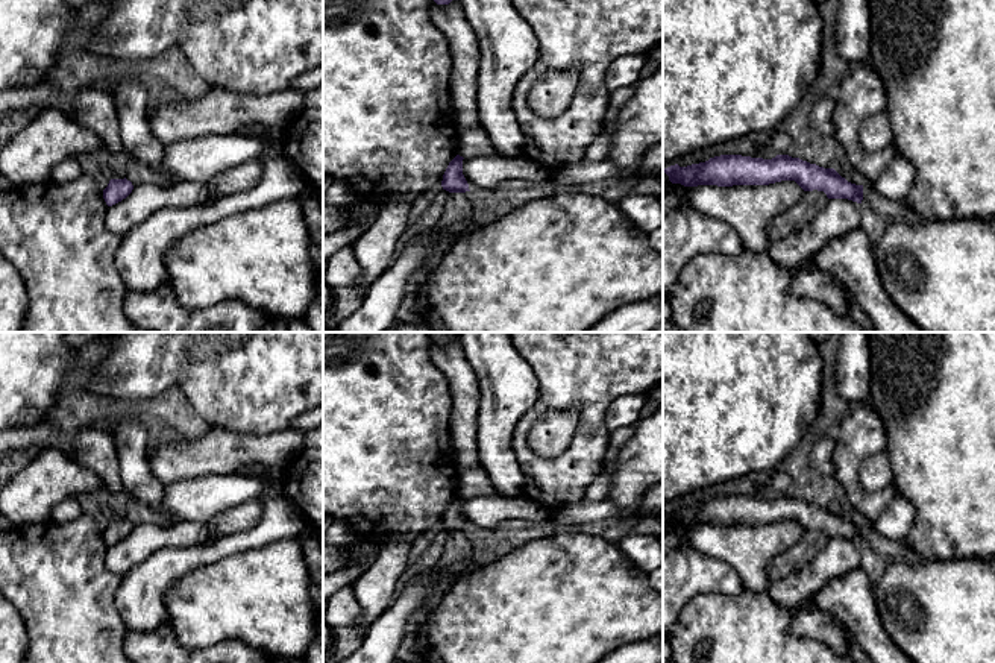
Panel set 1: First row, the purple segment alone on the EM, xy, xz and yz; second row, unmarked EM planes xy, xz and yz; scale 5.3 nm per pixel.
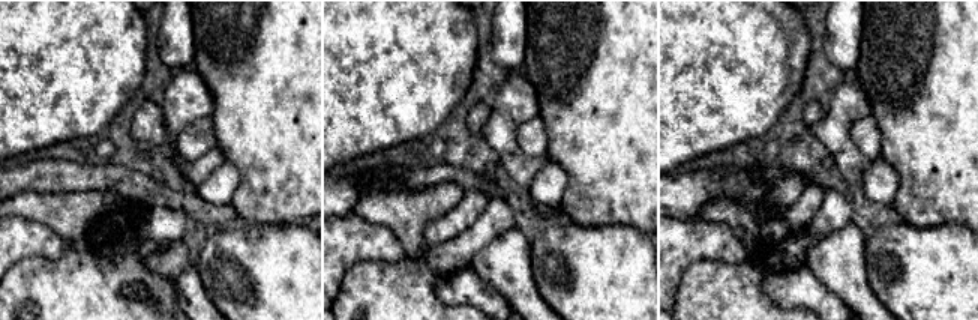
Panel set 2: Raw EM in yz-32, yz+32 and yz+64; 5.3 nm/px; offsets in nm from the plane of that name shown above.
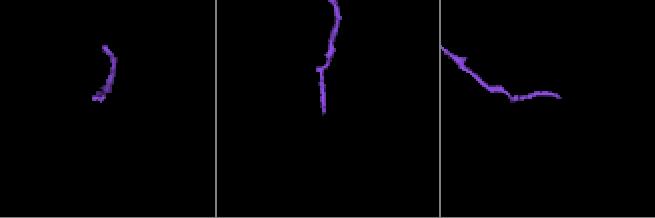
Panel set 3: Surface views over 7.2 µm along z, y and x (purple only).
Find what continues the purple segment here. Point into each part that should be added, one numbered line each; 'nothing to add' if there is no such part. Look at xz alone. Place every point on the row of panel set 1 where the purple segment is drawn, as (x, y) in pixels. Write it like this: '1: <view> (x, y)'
1: xz (414, 308)

